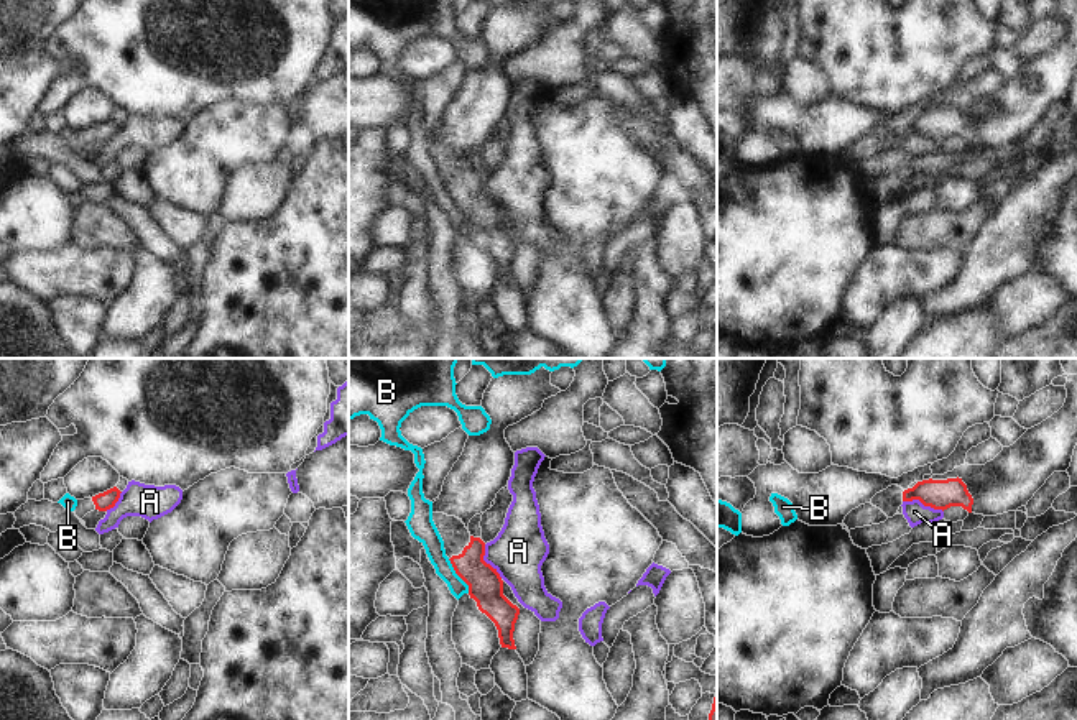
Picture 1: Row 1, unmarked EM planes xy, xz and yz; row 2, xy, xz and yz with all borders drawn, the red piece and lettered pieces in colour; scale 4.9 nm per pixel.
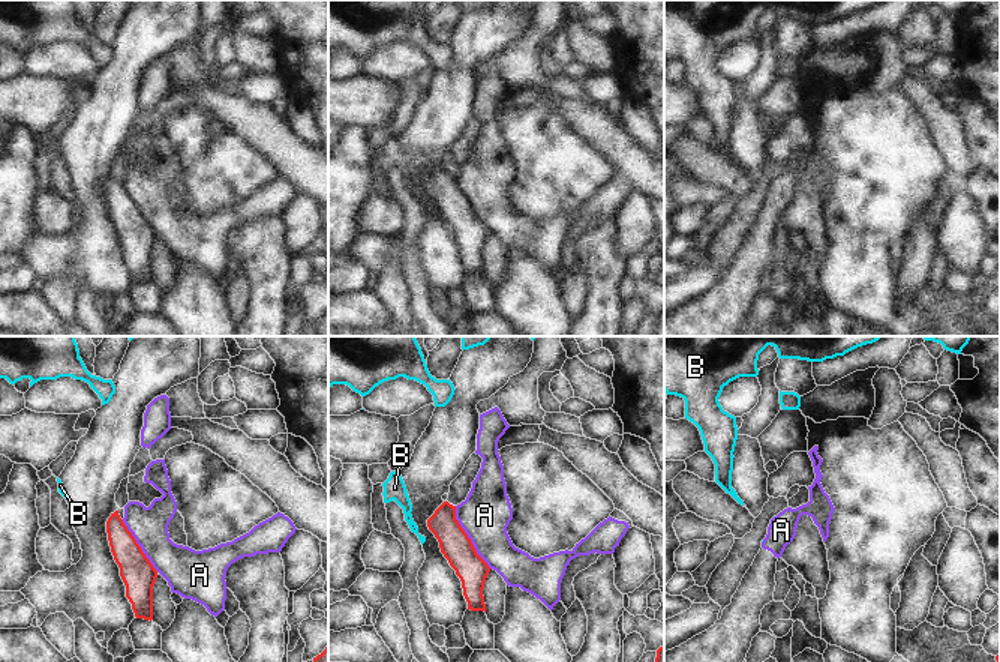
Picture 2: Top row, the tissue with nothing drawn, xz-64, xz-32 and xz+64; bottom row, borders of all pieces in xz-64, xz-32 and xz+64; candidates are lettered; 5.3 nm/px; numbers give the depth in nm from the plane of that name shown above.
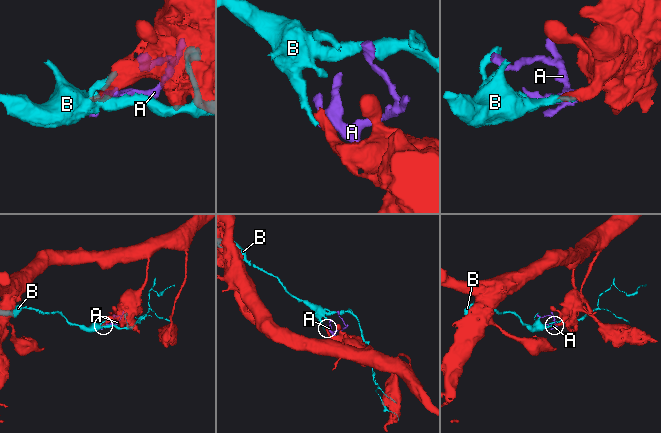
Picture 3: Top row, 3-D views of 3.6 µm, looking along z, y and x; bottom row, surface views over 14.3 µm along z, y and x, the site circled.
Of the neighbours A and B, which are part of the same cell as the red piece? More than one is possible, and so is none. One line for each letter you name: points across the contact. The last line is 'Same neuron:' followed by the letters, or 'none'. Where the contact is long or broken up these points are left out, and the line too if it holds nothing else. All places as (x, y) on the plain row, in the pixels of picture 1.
Same neuron: none

